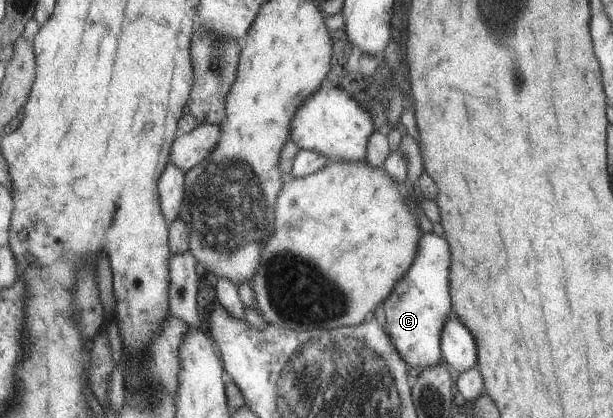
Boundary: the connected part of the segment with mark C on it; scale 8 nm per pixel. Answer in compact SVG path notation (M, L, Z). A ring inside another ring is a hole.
M422 233L418 239L417 254L413 263L393 290L383 300L385 314L384 328L390 336L398 354L412 368L419 370L434 366L440 360L440 330L452 314L452 295L449 292L448 266L450 252L444 238L436 234Z

